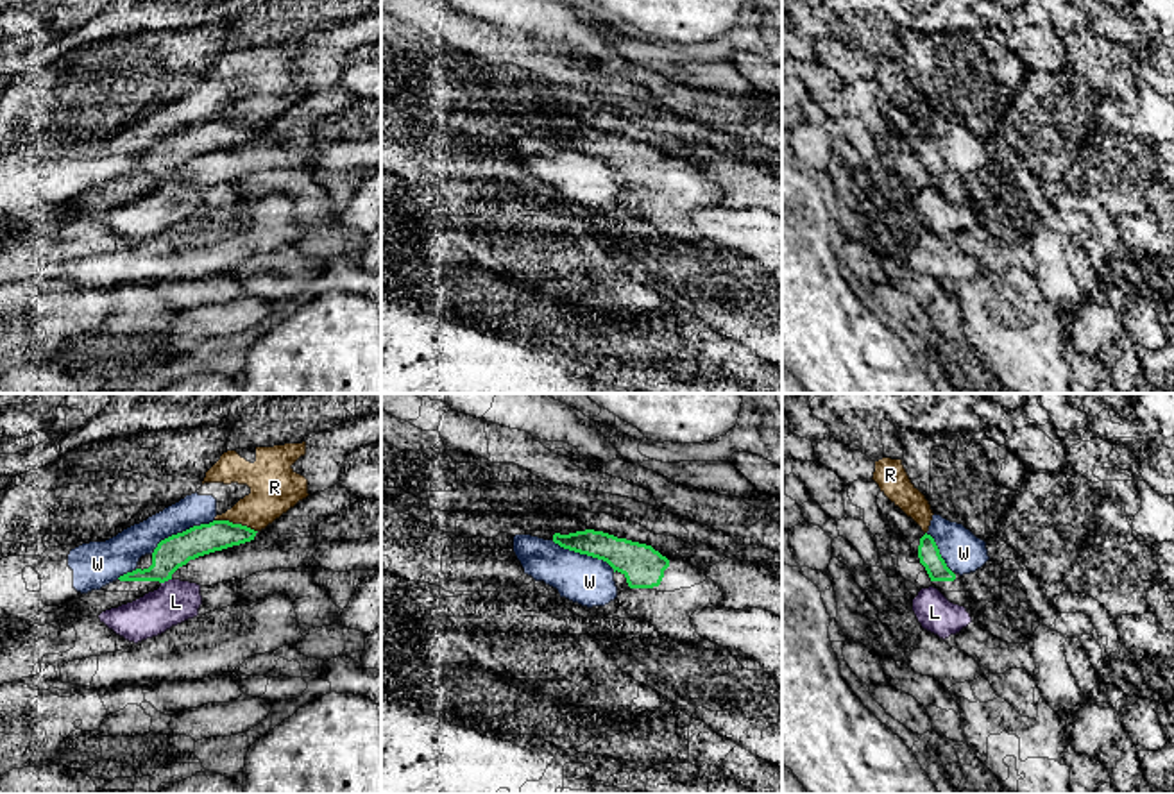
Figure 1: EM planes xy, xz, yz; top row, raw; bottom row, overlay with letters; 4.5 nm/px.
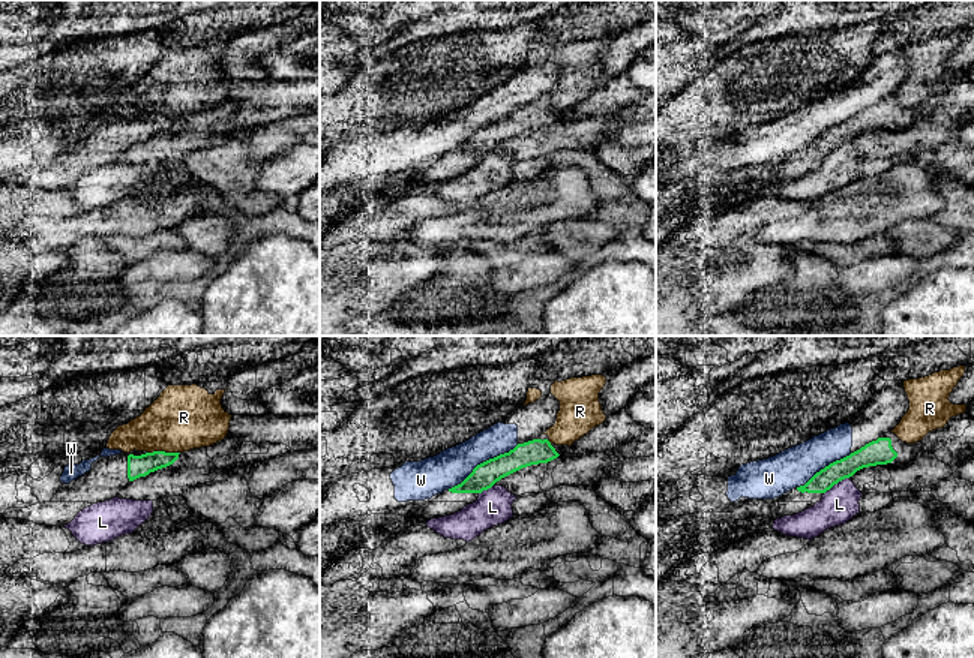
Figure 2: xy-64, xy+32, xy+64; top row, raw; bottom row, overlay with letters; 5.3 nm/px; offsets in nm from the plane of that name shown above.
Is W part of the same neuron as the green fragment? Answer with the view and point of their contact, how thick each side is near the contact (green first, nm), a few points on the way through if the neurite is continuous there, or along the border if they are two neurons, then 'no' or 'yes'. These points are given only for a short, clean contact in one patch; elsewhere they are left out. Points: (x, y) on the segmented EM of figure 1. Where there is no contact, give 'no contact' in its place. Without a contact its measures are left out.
contact xy (183, 532); calibres 140 and 150 nm; no

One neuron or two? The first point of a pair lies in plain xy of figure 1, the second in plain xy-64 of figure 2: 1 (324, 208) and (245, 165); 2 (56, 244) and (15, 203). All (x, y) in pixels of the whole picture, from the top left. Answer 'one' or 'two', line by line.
1: one
2: one

